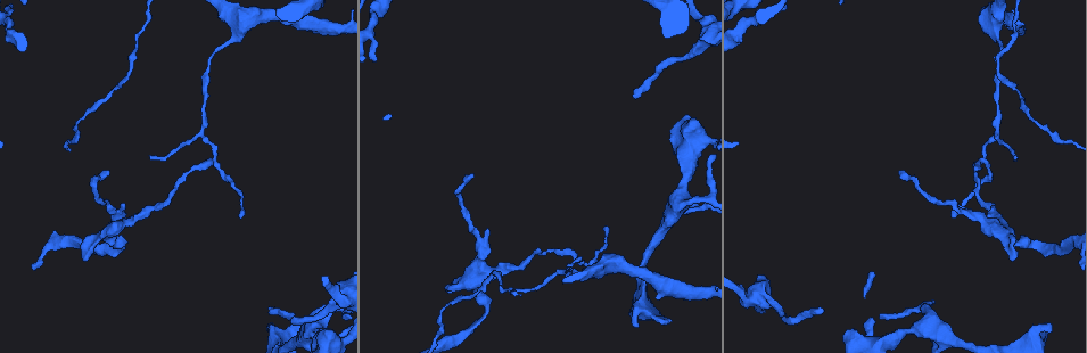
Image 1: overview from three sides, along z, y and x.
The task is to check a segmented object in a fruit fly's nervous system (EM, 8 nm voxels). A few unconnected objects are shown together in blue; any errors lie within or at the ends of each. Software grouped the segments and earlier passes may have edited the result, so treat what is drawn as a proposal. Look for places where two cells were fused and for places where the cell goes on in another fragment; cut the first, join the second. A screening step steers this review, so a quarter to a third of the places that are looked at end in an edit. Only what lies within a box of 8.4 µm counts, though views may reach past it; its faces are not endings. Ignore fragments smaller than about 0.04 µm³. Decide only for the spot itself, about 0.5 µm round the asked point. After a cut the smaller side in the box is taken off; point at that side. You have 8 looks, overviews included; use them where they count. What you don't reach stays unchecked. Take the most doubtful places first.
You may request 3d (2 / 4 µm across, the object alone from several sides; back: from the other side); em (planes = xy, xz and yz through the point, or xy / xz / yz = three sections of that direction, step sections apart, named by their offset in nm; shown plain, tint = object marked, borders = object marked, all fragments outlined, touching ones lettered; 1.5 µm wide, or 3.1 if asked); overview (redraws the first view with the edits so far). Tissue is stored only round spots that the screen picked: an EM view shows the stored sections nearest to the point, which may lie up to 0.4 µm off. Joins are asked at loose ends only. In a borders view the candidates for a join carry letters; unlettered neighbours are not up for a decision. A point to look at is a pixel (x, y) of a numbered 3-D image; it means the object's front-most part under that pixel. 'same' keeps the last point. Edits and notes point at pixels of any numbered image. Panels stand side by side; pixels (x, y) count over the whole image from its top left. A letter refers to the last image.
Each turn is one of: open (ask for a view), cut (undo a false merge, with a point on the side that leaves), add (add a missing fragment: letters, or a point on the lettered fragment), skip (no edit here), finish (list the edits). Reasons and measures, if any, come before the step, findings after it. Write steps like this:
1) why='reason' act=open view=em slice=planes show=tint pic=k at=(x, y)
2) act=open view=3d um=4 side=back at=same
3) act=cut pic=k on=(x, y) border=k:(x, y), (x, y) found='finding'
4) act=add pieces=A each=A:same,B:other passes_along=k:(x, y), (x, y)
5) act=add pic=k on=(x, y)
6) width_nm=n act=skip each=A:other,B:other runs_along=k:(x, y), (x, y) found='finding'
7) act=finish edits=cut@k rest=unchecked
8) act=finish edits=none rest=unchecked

why='an open end' act=open view=em slice=planes show=tint pic=1 at=(1012, 260)

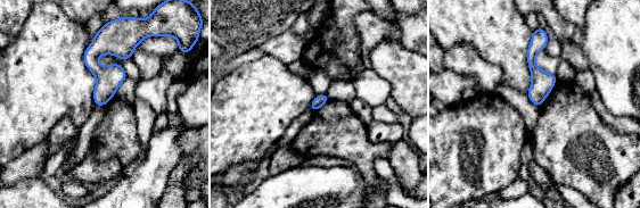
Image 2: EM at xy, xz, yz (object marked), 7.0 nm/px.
act=open view=em slice=planes show=borders at=same

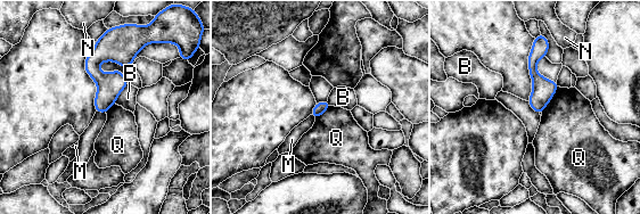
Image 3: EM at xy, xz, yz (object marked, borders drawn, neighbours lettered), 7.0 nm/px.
longest_contact=Q:220nm act=skip each=B:other,M:other,N:other,Q:other border=3:(558, 87), (541, 113) found='none of them fits'

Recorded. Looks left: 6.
why='branch stops here' act=open view=3d um=4 pic=1 at=(470, 177)

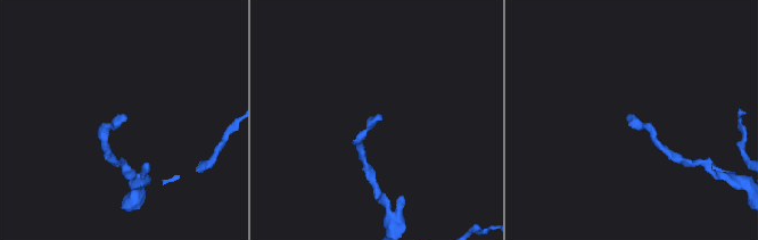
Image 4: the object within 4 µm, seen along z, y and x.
act=open view=em slice=planes show=borders pic=4 at=(634, 117)

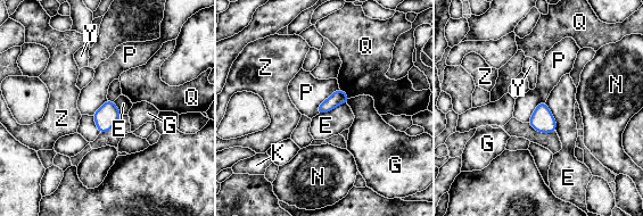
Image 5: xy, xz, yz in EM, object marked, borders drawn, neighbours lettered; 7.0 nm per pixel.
width_nm=100 longest_contact=P:240nm act=skip each=E:other,G:other,K:other,N:other,P:other,Q:other,Y:other,Z:other found='no lettered fragment goes on from it'

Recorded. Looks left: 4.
why='an open end' act=open view=3d um=4 pic=1 at=(669, 323)

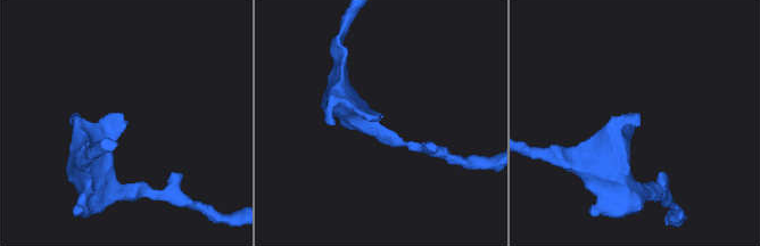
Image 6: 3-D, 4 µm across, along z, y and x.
act=open view=em slice=planes show=tint pic=6 at=(121, 118)

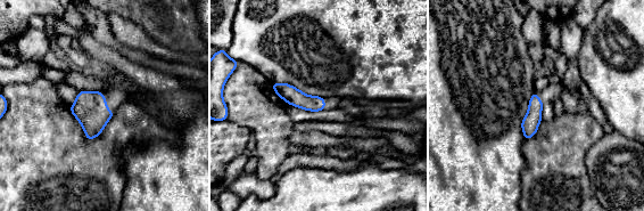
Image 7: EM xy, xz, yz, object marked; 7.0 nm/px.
why='what lies round it' act=open view=em slice=planes show=borders at=same

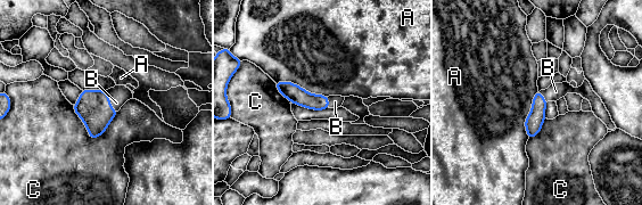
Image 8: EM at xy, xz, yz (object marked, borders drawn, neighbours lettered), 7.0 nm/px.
act=add pieces=B each=A:other,B:same,C:other passes_along=8:(93, 107), (109, 101), (118, 95) found='the cell continues'

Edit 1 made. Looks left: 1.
act=finish edits=add@8 rest=unchecked

